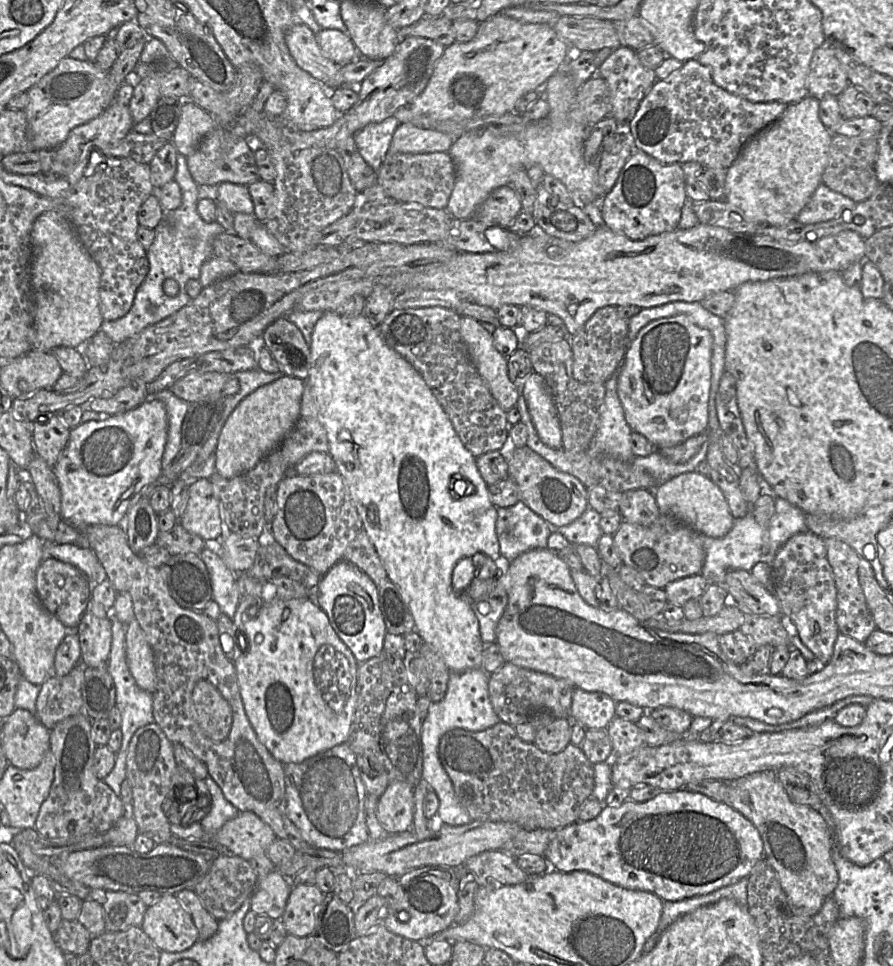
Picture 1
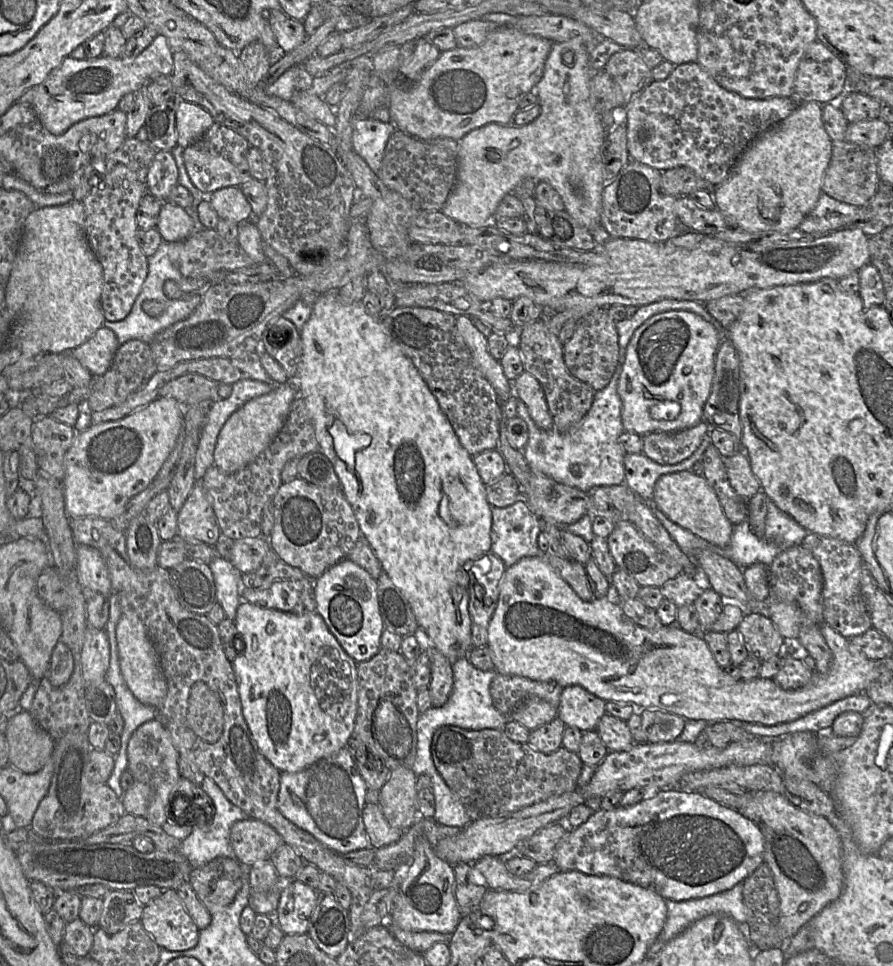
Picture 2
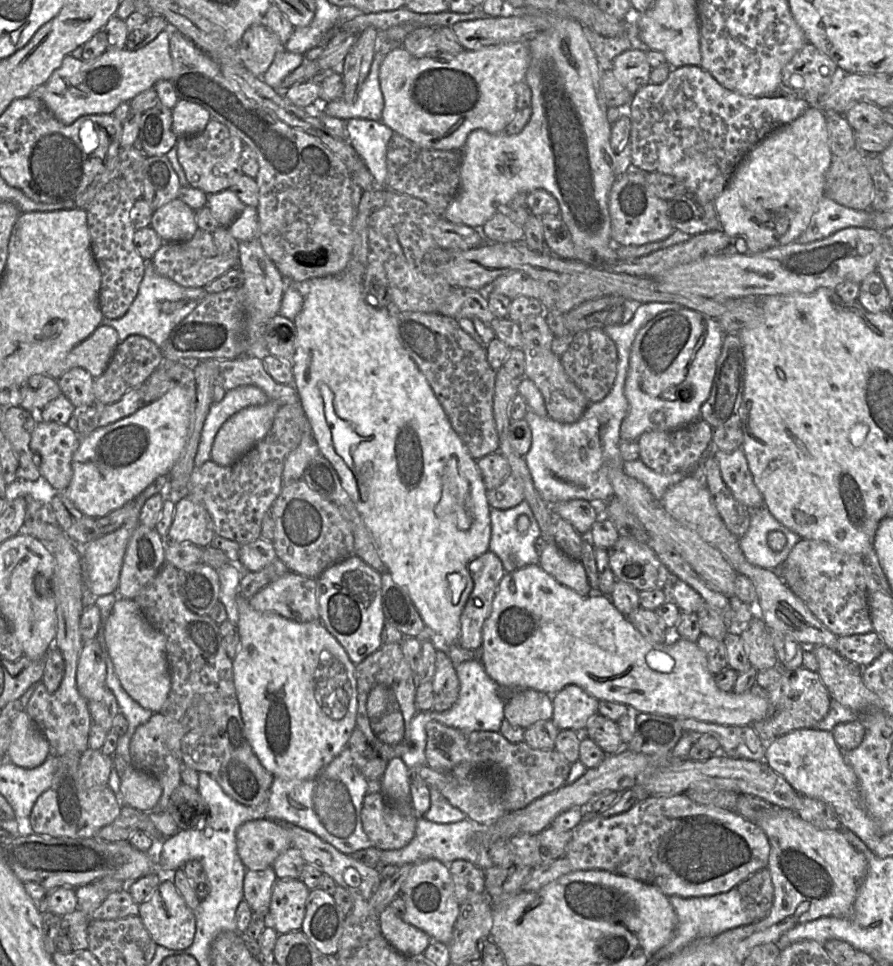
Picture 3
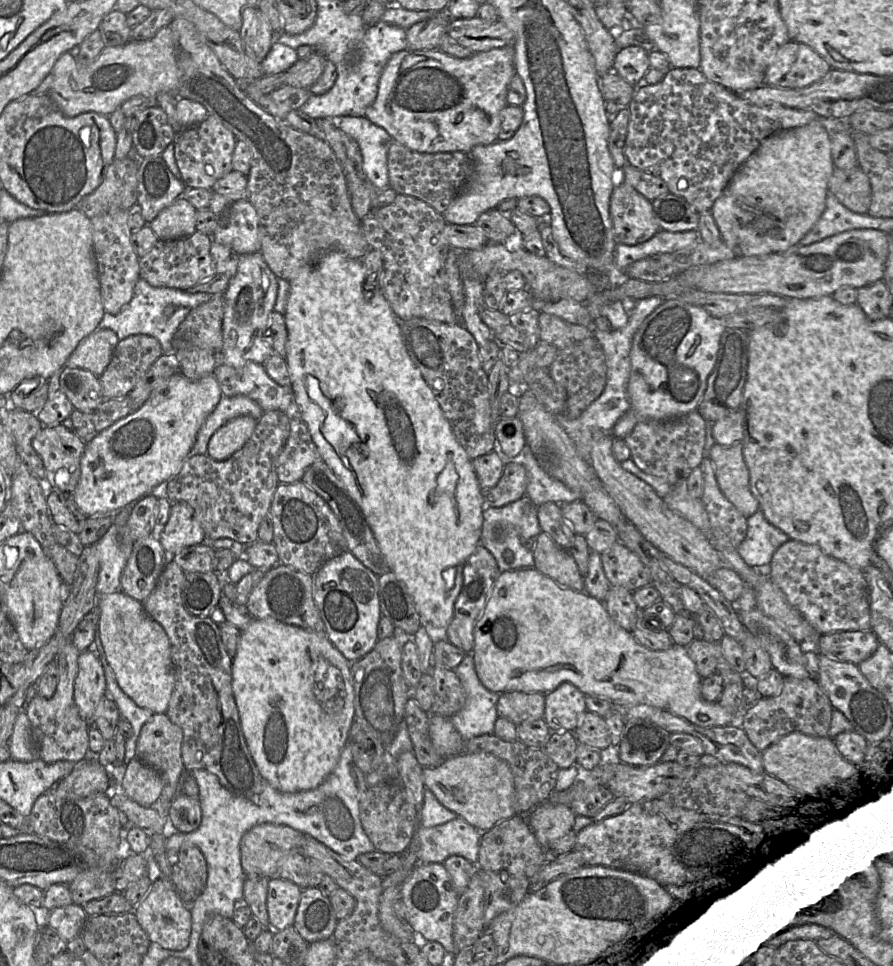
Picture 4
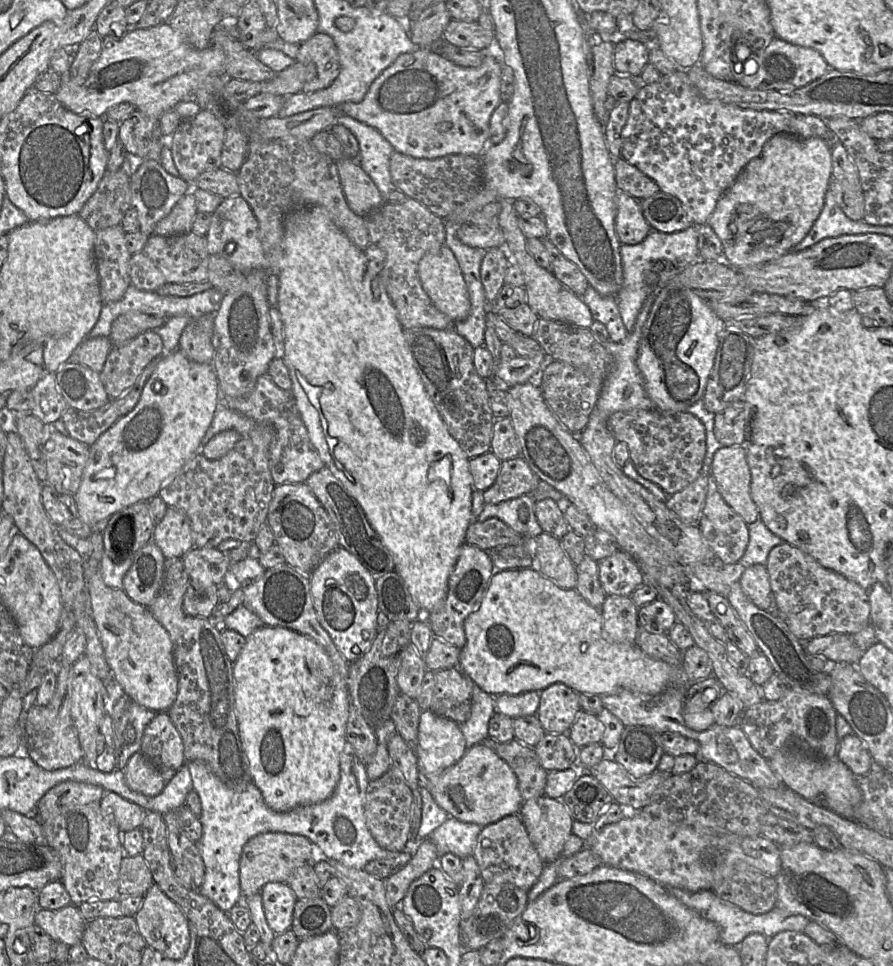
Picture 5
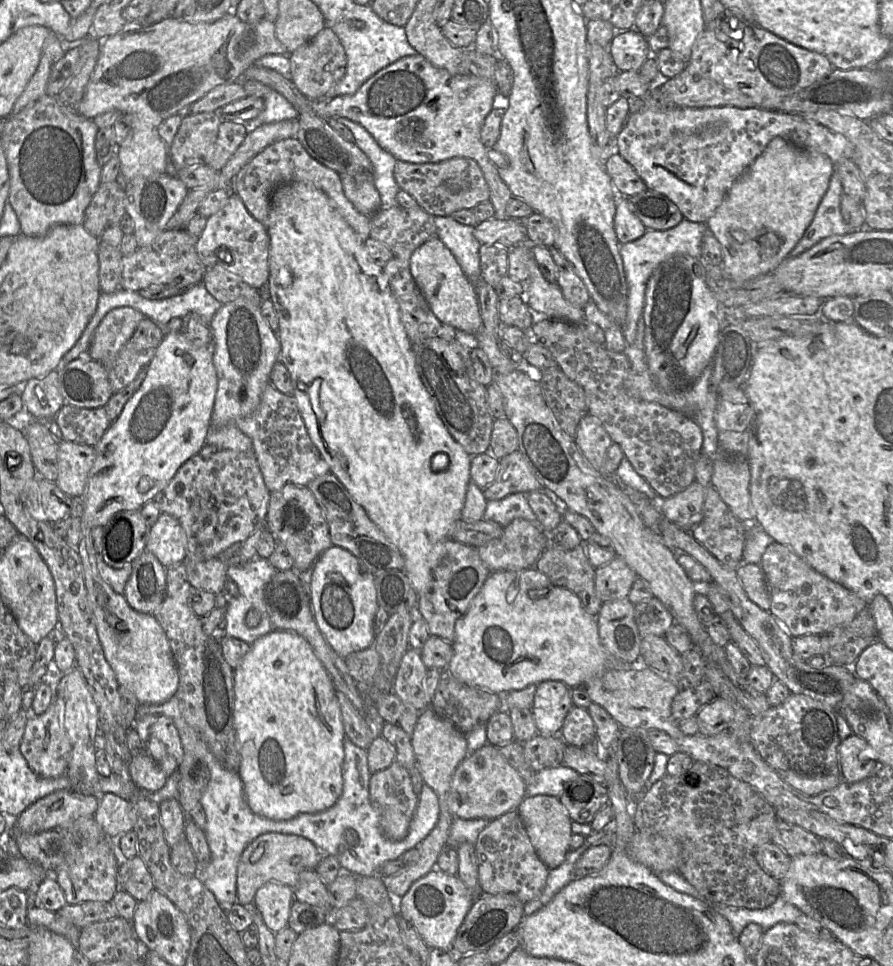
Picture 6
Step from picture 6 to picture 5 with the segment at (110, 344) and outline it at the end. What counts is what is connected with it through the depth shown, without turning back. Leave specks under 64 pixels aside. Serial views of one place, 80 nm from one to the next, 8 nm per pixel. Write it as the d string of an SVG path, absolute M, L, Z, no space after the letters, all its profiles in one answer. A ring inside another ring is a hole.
M130 311L114 320L109 339L113 347L119 347L145 331L164 326L168 320L169 318Z

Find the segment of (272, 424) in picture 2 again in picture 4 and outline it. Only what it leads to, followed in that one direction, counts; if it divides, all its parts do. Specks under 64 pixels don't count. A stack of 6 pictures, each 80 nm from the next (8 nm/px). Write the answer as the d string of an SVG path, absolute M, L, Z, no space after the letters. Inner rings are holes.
M239 416L220 427L210 438L207 454L215 461L224 461L240 450L252 436L257 421Z

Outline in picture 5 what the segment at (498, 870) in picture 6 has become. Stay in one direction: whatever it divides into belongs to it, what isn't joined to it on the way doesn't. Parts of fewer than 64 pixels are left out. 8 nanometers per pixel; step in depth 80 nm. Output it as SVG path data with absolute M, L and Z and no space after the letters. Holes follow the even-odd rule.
M519 814L506 816L483 827L478 835L473 856L484 884L510 883L526 891L537 882L545 866Z

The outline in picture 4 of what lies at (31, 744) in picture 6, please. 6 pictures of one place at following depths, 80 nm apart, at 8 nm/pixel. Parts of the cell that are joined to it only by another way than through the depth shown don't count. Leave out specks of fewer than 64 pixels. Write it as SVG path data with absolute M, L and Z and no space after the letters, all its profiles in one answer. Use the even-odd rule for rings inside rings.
M71 640L64 642L56 658L59 681L54 695L50 699L46 699L37 694L26 711L38 749L38 758L46 763L57 761L76 763L90 756L88 743L90 723L81 717L74 701L74 682L78 670L79 654L80 651Z

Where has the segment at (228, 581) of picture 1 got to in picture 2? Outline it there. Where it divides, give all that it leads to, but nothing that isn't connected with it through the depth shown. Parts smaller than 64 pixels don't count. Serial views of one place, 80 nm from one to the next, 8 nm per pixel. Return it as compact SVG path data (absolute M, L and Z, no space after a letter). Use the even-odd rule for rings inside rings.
M216 555L209 563L216 586L216 599L228 619L234 621L241 599L241 573L229 560Z

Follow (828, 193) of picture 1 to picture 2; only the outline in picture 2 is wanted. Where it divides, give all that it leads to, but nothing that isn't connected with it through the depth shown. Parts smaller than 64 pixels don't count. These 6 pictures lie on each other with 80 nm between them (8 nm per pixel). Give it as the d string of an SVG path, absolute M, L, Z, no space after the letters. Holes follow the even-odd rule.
M822 192L815 207L799 225L802 239L817 239L839 229L850 228L859 220L859 208L840 202Z

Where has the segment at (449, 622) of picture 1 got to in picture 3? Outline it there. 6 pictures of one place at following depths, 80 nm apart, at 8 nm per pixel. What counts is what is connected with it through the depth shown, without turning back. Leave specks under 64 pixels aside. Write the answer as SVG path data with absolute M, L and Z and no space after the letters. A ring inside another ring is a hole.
M340 273L302 282L307 282L307 289L303 295L302 310L293 320L296 327L296 339L294 362L291 367L293 374L292 385L300 398L302 408L311 425L316 444L320 453L337 472L342 487L355 503L371 534L375 549L385 564L385 571L391 574L395 583L408 592L425 625L442 636L446 646L457 644L461 632L461 613L473 589L473 579L467 568L468 563L489 550L491 536L490 505L486 498L487 489L476 465L476 460L470 455L466 446L452 428L426 377L404 349L394 317L395 310L388 308L376 309L366 304L362 297L363 282L356 281L349 274ZM443 495L452 495L454 498L459 497L459 505L463 506L466 517L470 520L468 529L458 527L455 513L436 515L434 508ZM451 573L459 573L466 581L457 604L452 603L450 585L447 582L447 576Z

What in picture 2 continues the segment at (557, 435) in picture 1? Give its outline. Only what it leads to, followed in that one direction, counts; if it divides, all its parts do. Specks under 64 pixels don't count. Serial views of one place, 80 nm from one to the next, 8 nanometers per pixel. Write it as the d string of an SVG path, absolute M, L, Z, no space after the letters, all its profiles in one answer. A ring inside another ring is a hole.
M524 371L514 382L514 395L527 406L535 424L544 430L556 429L540 382Z

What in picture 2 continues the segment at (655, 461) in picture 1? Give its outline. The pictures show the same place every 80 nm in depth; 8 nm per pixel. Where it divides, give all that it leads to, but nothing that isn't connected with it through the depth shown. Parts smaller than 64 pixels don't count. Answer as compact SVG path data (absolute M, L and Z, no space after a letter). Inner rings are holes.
M709 434L689 459L679 464L668 466L660 465L644 454L626 455L624 459L625 484L639 498L653 505L654 488L657 481L667 474L691 471L696 464L702 461L706 450L711 445L712 443Z

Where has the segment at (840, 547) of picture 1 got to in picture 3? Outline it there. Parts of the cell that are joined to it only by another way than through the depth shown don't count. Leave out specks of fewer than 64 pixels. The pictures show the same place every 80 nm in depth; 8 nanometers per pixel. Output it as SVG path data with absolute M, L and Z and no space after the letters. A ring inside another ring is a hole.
M801 539L793 547L783 566L799 569L803 591L798 597L836 636L865 634L873 630L863 556L841 552L823 541Z

